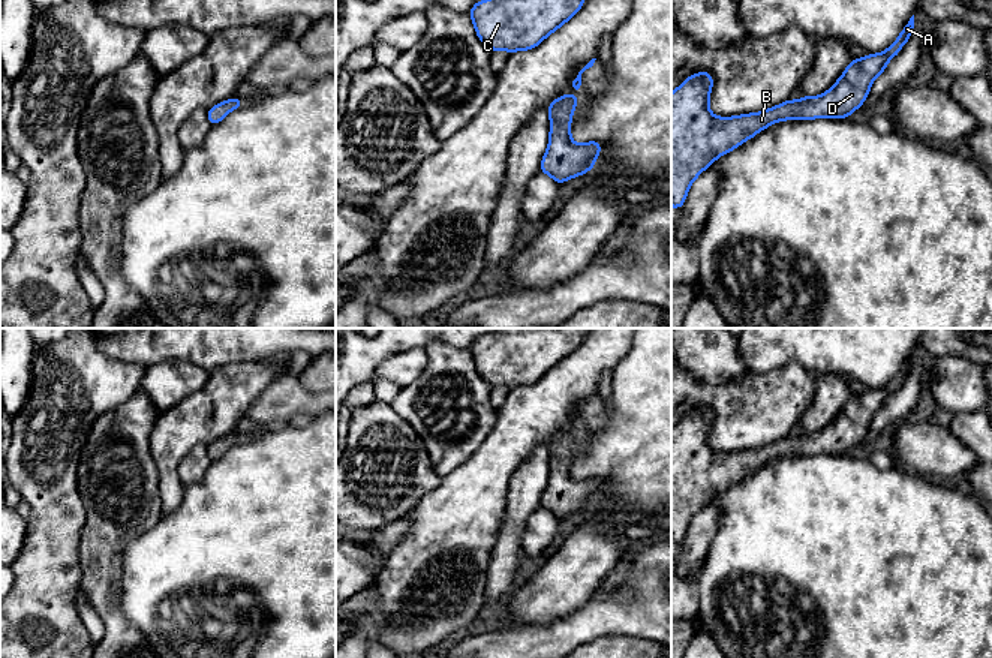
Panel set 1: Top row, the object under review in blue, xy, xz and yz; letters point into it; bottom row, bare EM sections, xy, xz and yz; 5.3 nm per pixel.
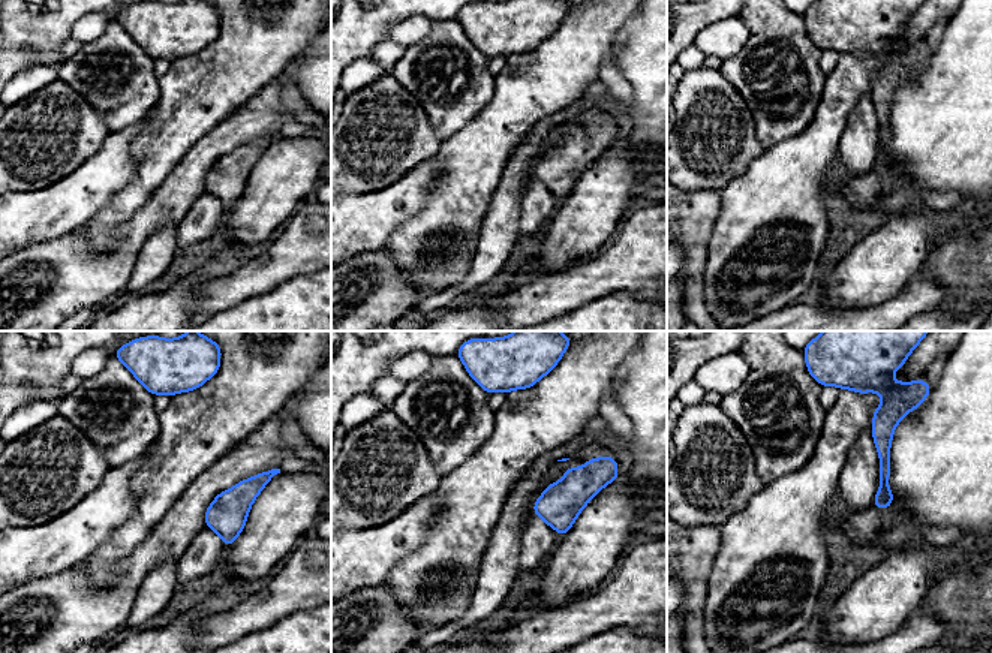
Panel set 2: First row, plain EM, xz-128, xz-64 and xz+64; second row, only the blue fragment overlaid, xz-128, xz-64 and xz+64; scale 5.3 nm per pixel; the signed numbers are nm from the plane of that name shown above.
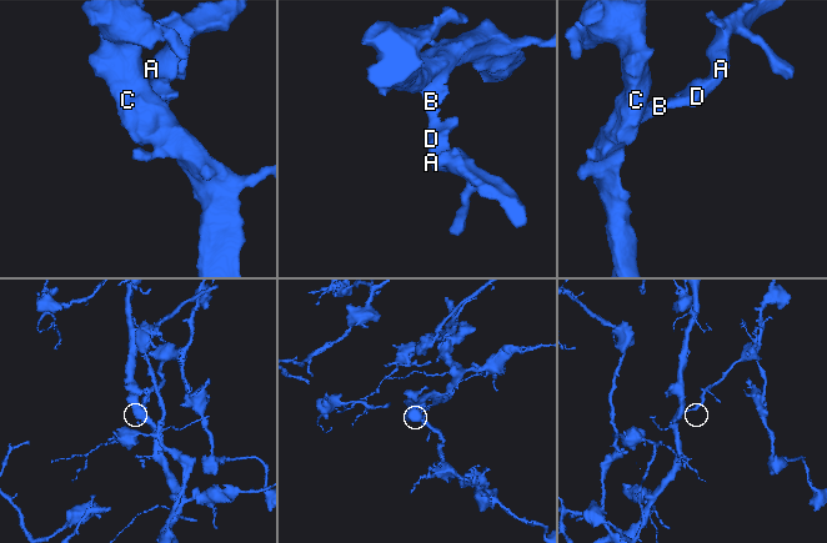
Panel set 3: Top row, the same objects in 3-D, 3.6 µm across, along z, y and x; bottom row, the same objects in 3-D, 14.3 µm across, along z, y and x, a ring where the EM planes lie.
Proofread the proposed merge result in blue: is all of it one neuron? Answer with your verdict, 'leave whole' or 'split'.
leave whole

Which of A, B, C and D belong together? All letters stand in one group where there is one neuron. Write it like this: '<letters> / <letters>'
A B C D

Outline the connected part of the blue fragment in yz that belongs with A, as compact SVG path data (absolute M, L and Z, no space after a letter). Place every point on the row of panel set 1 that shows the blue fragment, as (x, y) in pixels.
M914 15L898 39L878 54L853 58L841 78L821 96L785 100L761 112L715 117L709 108L713 76L703 70L671 93L671 207L682 208L694 180L719 156L763 129L784 120L848 118L869 94L875 78L910 40Z

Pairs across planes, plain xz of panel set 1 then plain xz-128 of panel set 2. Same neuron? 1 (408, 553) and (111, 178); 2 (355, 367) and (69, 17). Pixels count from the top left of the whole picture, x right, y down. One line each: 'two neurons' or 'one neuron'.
1: two neurons
2: one neuron

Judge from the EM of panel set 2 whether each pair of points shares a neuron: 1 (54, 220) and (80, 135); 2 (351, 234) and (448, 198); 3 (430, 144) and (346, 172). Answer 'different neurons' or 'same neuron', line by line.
1: different neurons
2: different neurons
3: same neuron

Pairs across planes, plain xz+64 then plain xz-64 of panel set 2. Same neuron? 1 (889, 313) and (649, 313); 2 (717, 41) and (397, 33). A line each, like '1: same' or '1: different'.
1: different
2: same

